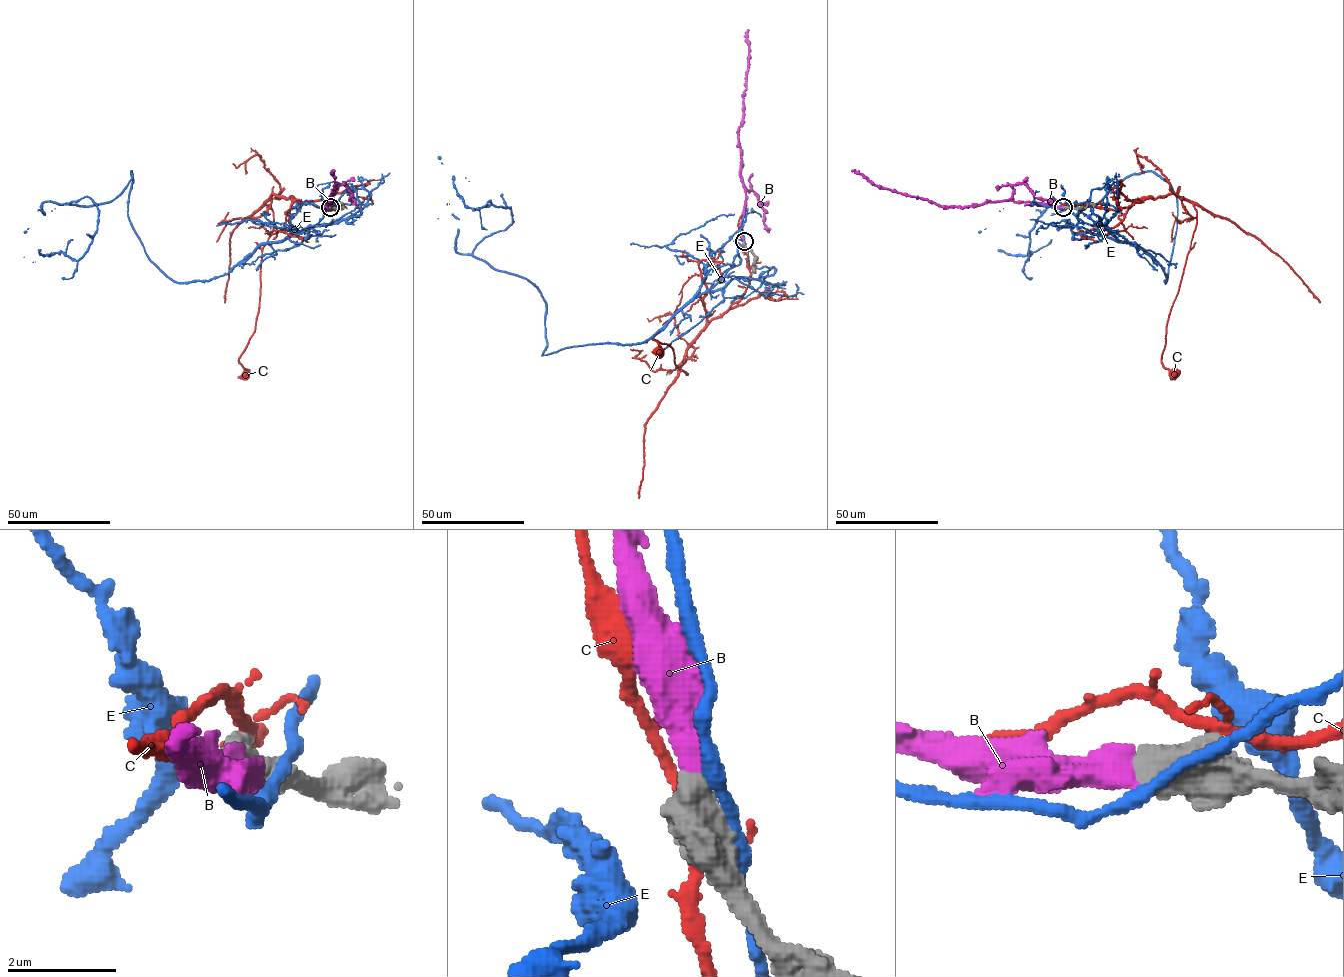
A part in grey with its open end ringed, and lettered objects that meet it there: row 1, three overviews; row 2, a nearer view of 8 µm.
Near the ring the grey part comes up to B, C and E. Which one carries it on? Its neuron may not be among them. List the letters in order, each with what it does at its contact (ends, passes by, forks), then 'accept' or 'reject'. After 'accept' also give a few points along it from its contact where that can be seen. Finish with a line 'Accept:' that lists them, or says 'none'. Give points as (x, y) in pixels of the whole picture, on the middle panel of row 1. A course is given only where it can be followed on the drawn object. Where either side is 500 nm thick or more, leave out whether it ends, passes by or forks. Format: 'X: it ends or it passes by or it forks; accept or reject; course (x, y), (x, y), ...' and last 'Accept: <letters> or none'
B: accept; course (743, 241), (740, 230), (745, 192), (738, 127), (743, 114), (748, 64), (748, 29)
C: it forks; reject
E: reject
Accept: B

